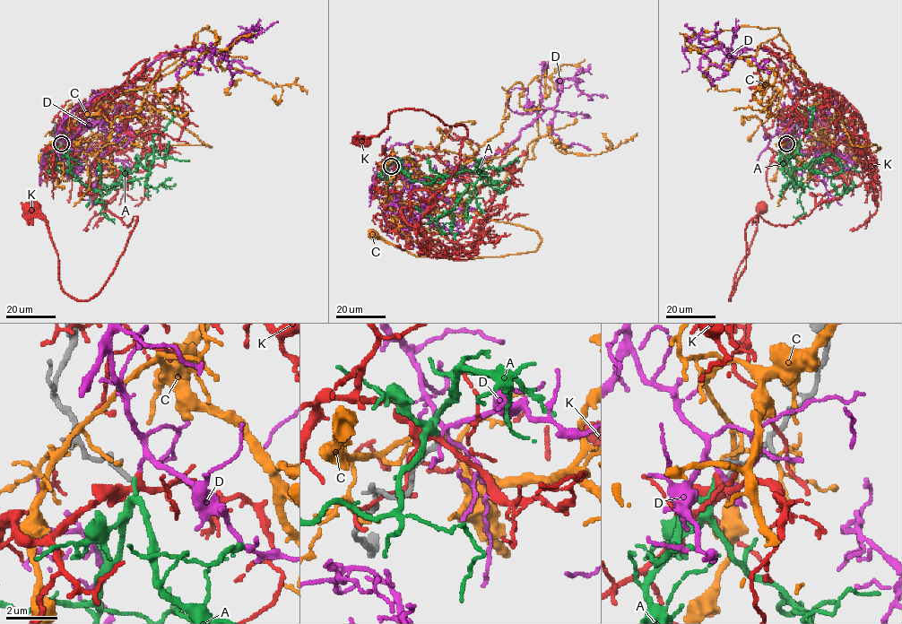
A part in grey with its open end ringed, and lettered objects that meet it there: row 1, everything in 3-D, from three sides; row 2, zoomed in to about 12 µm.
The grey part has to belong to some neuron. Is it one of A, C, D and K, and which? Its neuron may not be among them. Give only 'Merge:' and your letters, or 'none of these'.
Merge: A

